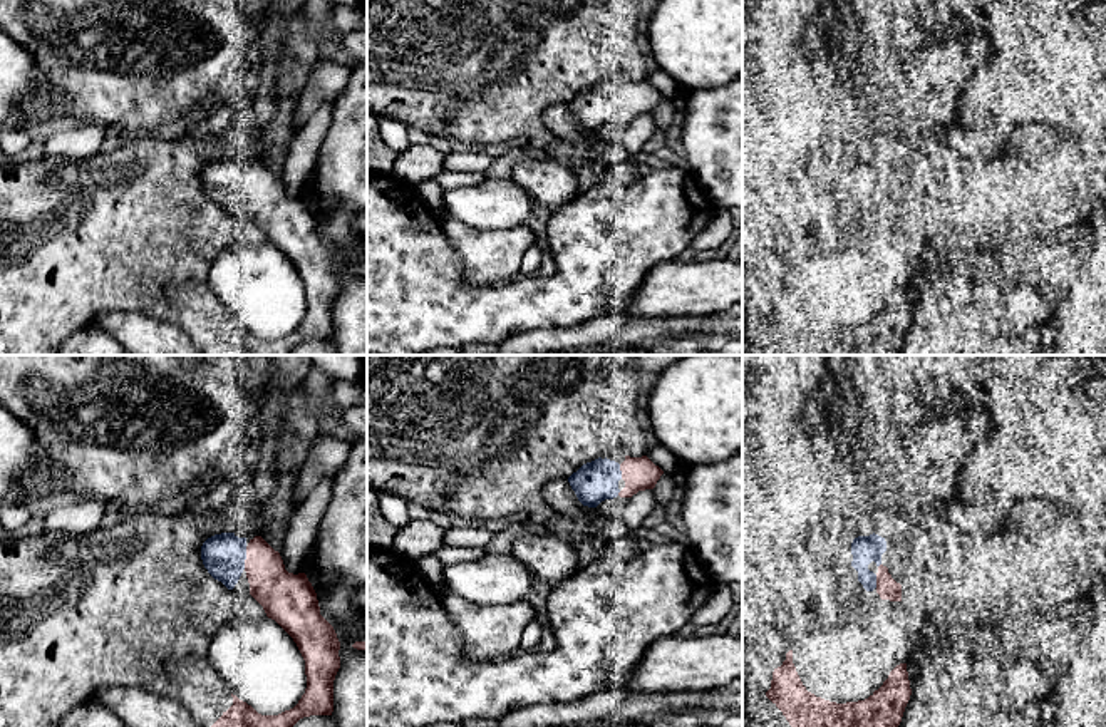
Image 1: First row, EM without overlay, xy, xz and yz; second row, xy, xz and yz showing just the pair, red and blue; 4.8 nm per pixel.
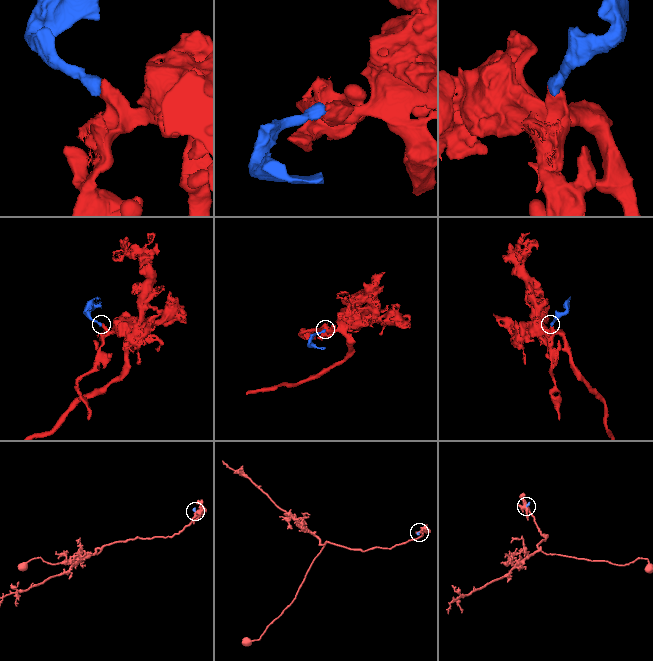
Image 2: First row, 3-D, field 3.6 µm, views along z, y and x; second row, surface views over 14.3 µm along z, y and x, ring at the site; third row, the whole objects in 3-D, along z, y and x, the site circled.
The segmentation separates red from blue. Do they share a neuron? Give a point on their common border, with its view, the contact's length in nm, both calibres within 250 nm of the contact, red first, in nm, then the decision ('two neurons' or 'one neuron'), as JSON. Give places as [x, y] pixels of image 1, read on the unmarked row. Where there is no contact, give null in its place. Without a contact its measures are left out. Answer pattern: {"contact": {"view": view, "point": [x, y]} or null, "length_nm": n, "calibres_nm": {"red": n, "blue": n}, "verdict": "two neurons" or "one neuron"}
{"contact": {"view": "xy", "point": [247, 183]}, "length_nm": 110, "calibres_nm": {"red": 220, "blue": 220}, "verdict": "one neuron"}

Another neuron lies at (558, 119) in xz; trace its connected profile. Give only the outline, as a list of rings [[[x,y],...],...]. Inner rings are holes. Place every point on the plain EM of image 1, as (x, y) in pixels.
[[[568,102],[550,106],[543,112],[543,122],[548,132],[555,137],[568,139],[573,142],[593,141],[595,132],[583,131],[575,116],[571,114]]]

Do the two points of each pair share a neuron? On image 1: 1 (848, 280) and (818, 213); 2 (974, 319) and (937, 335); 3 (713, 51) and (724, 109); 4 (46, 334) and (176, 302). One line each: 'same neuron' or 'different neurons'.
1: different neurons
2: different neurons
3: different neurons
4: same neuron

